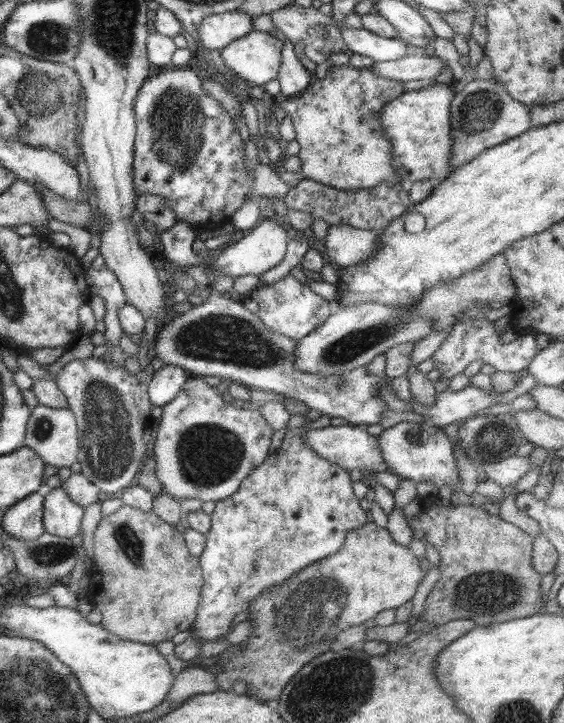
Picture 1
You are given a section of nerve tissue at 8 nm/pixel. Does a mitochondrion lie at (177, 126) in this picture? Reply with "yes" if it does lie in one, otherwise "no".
yes

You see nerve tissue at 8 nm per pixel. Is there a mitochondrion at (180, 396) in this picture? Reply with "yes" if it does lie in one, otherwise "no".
no

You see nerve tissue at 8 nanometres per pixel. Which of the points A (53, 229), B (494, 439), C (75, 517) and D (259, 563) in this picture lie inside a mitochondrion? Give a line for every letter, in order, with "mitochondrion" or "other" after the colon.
A: other
B: mitochondrion
C: other
D: mitochondrion

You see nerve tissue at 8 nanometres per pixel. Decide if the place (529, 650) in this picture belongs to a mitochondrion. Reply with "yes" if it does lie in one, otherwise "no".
no

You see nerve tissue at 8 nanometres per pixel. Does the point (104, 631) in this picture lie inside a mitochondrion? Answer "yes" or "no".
no

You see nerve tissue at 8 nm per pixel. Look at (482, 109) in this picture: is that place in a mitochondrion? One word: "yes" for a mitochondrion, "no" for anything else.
yes

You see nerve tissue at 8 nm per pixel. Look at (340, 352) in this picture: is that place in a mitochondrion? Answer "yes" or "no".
yes

